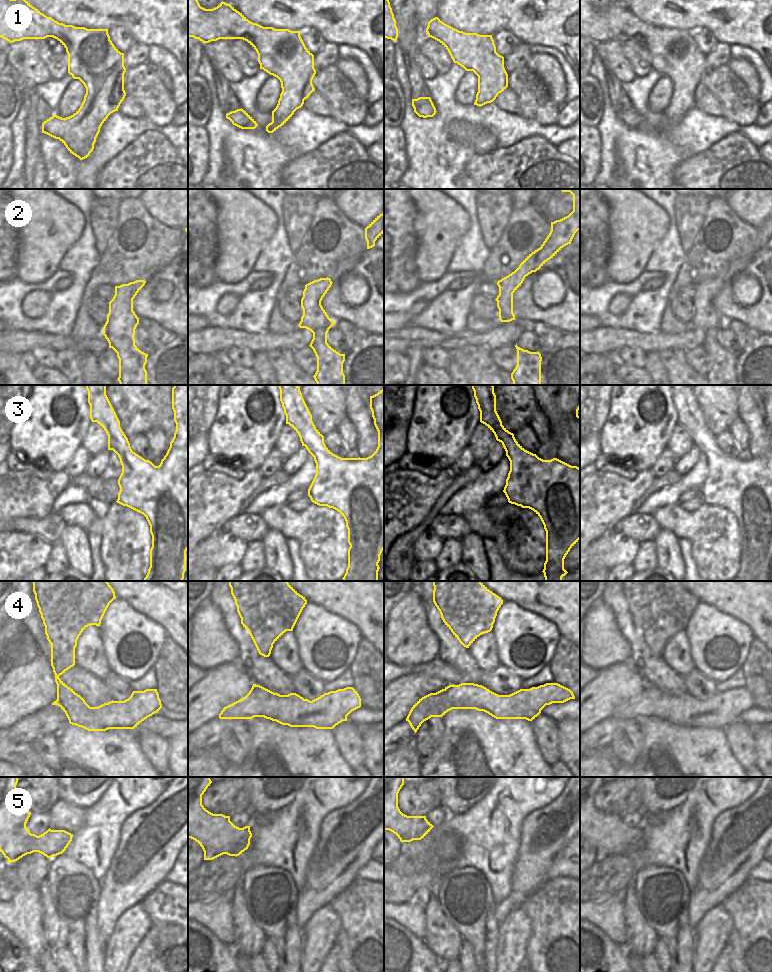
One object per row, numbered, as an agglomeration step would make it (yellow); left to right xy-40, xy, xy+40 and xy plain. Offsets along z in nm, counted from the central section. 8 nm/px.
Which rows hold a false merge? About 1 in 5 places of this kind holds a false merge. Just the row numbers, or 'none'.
4

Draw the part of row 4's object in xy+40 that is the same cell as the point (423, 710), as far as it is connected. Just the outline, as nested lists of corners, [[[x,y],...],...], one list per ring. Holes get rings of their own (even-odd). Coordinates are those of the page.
[[[445,689],[436,693],[430,693],[419,699],[411,708],[406,721],[409,722],[411,728],[416,733],[421,724],[430,719],[438,710],[442,709],[447,702]]]

